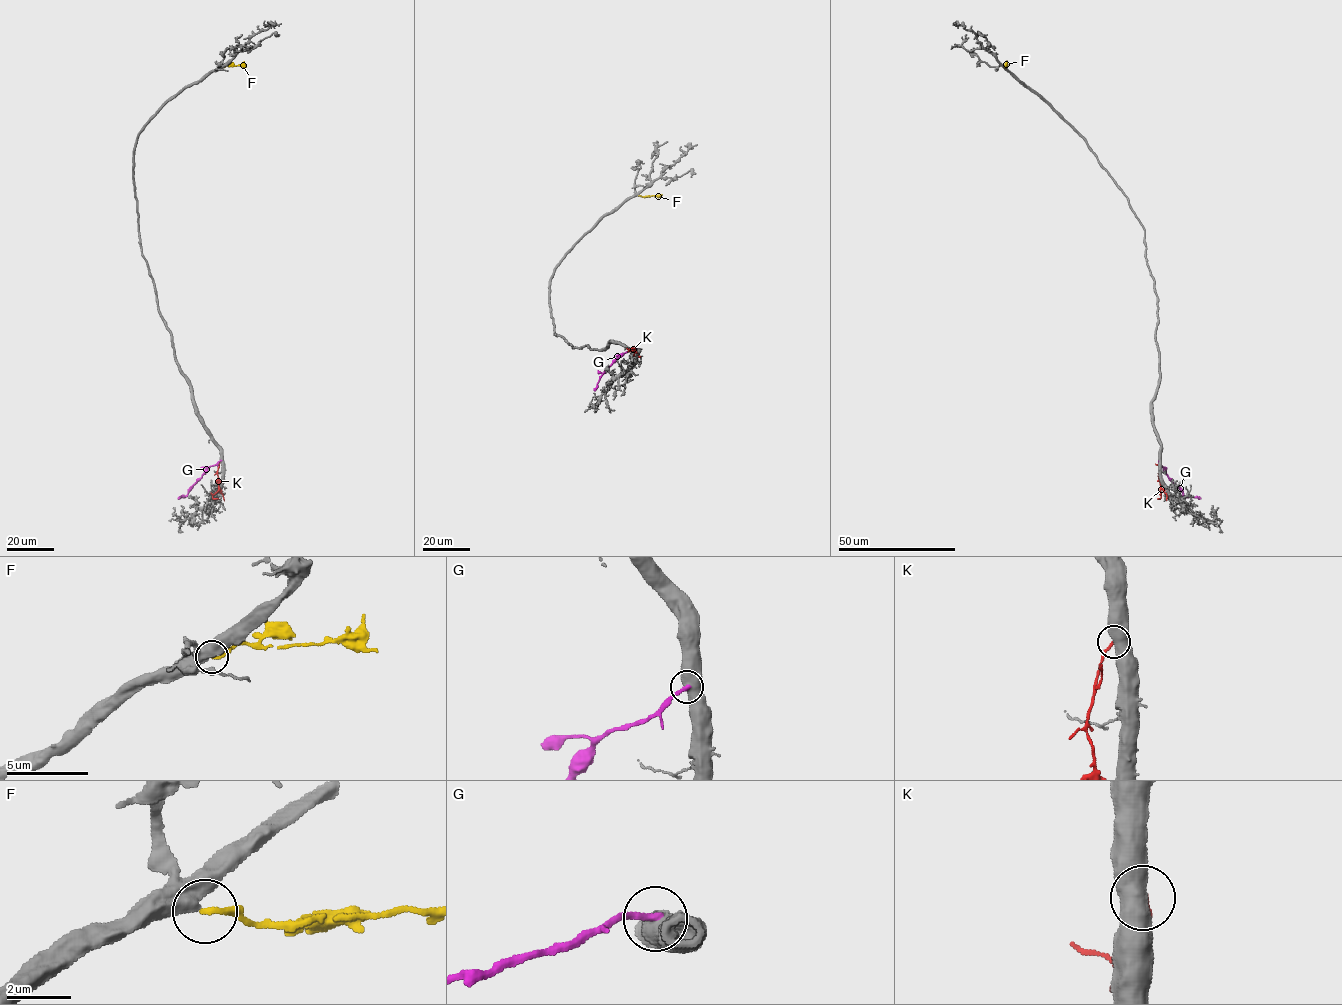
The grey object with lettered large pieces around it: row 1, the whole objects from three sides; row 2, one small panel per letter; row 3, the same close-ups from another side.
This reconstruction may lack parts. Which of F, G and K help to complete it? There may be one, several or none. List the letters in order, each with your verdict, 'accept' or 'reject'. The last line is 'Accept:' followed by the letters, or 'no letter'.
F: accept
G: reject
K: reject
Accept: F

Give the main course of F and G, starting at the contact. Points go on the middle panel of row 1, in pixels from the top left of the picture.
F: (638, 196), (662, 194)
G: (637, 349), (622, 353), (608, 367), (593, 390)

